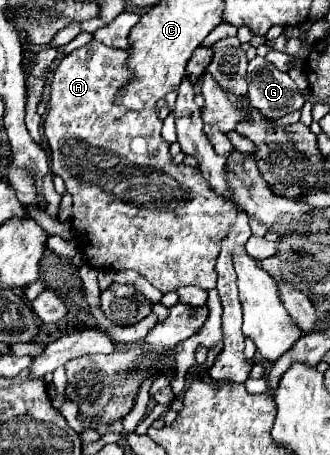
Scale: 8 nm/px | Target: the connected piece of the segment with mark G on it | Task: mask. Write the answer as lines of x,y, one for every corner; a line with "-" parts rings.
255,56
249,60
247,82
247,96
251,104
271,120
303,108
303,92
295,86
287,72
277,70
267,58

